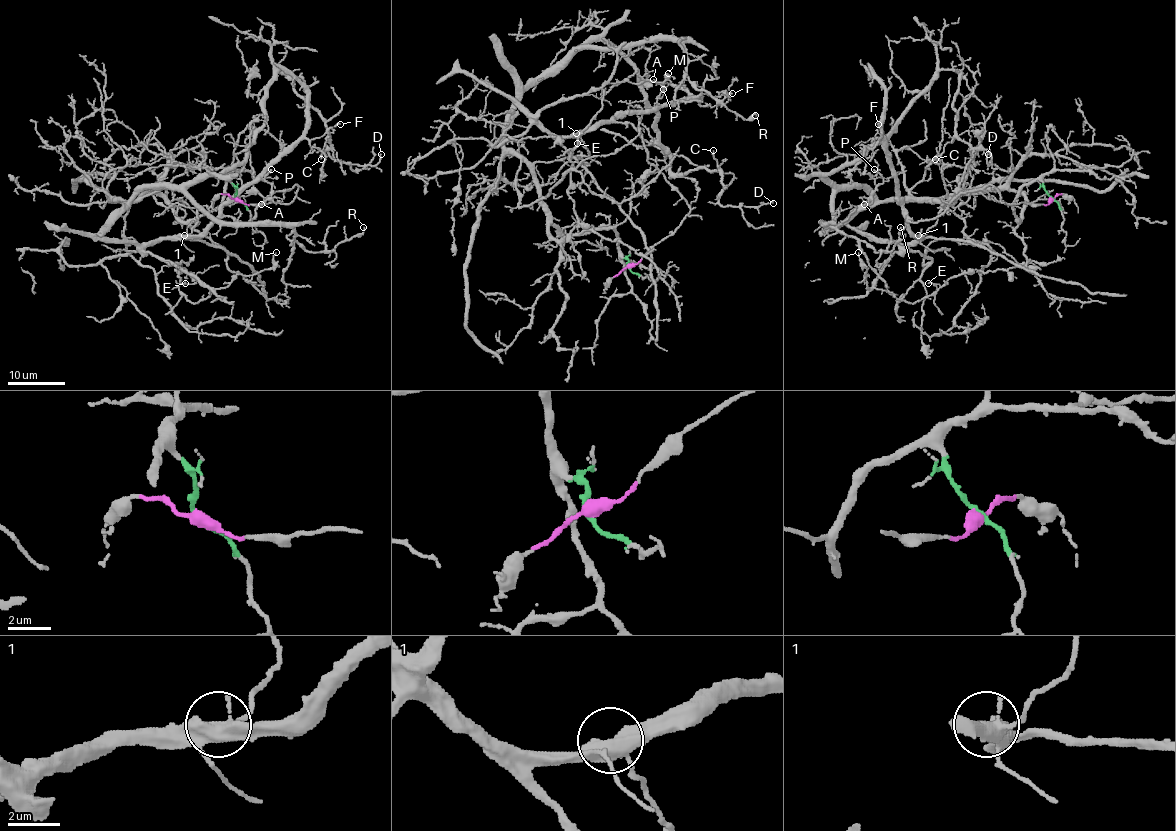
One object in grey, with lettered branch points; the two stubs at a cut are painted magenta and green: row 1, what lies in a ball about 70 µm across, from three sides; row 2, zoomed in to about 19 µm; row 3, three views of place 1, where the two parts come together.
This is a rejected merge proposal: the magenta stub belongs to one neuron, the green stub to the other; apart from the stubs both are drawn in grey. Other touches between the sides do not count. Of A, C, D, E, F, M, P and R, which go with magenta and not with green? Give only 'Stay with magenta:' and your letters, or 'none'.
Stay with magenta: A, E, F, M, P

